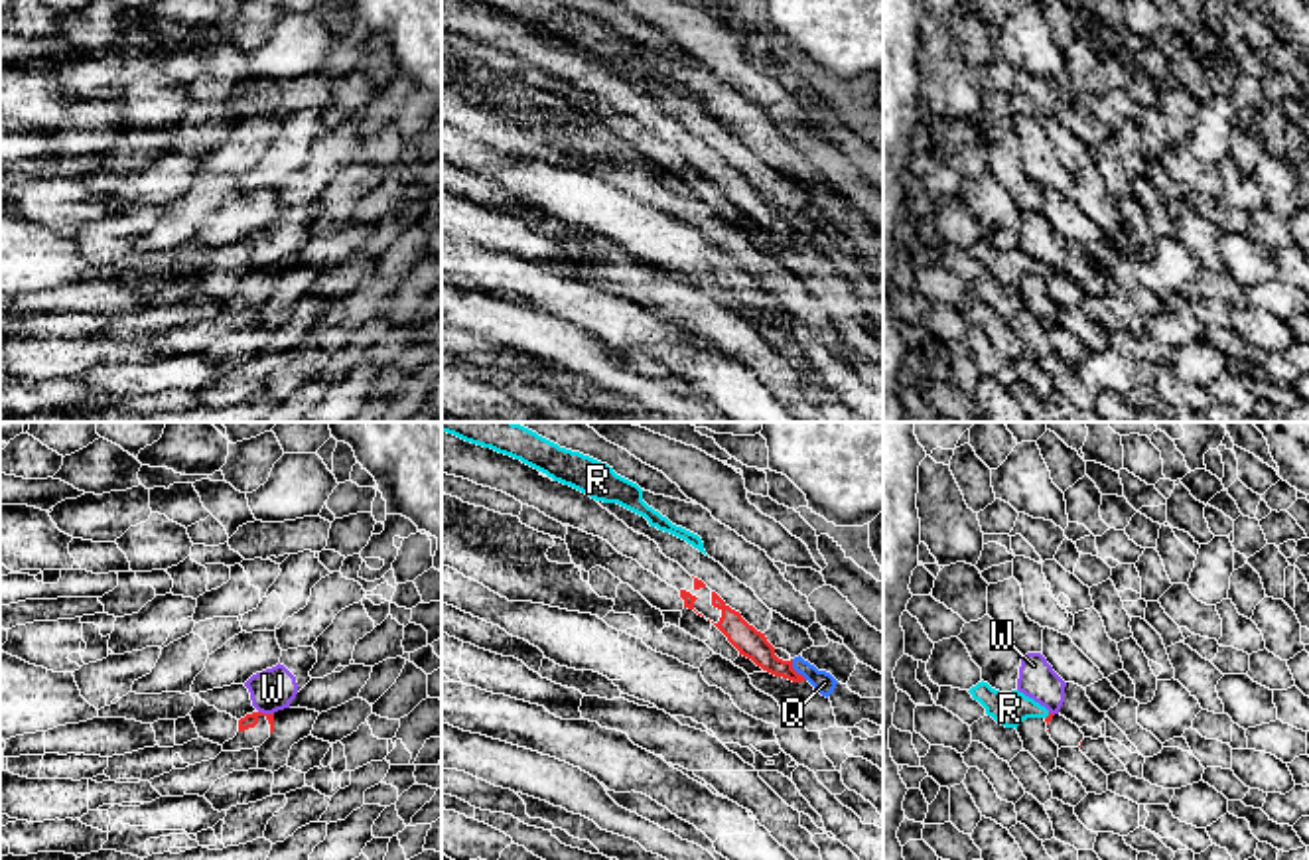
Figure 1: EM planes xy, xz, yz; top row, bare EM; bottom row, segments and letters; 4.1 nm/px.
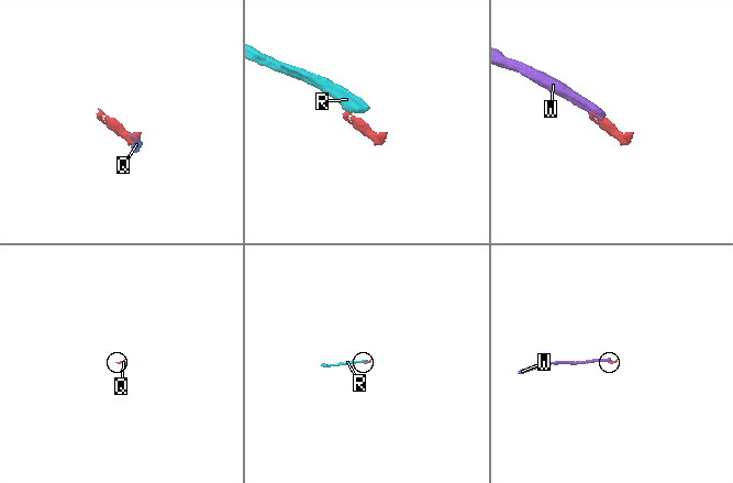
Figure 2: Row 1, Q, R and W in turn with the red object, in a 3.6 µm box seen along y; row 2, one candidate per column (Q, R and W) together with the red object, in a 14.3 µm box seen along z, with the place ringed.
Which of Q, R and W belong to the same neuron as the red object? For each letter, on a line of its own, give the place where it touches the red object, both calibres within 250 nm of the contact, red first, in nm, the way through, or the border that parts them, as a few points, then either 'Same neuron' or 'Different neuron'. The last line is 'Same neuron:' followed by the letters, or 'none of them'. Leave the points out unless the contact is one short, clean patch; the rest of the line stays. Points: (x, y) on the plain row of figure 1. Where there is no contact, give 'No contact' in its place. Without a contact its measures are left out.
Q: Touches red at xz (795, 229). Thickness 120 nm (red) against 90 nm. Boundary: xz (791, 217), (791, 223), (807, 237). Different neuron
R: Touches red at yz (1047, 275). Thickness 20 nm (red) against 140 nm. Boundary: yz (1049, 271), (1045, 277). Different neuron
W: Touches red at xy (267, 273). Thickness 60 nm (red) against 170 nm. Boundary: xy (259, 269), (273, 273). Different neuron
Same neuron: none of them

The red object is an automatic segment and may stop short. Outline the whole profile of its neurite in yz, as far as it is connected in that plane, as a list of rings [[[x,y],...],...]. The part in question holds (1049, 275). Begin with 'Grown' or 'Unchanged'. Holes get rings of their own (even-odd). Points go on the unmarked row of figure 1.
Grown. [[[1051,272],[1045,276],[1047,280],[1047,290],[1051,298],[1061,306],[1080,306],[1084,292],[1076,282],[1067,278],[1061,272]]]

